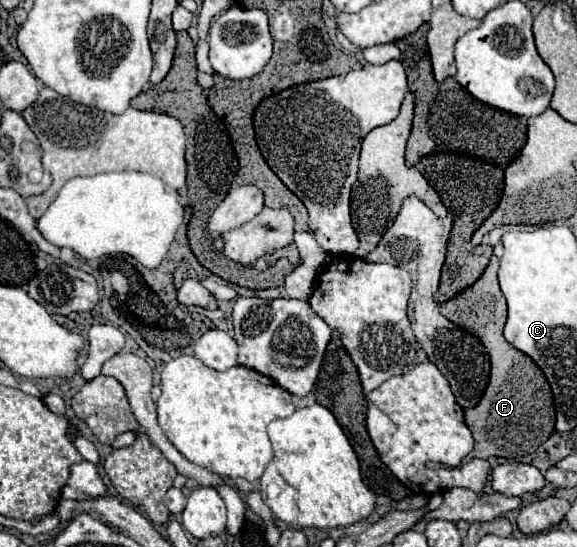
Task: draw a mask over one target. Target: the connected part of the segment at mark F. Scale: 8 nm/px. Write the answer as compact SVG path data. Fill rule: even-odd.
M492 257L482 277L456 297L440 303L440 313L456 323L458 327L474 333L490 355L490 381L478 407L466 409L466 425L474 435L476 449L469 453L464 462L474 457L522 457L534 453L554 433L556 413L552 407L550 385L540 367L522 351L514 349L502 335L506 323L506 299L500 291L497 272L500 261ZM540 405L540 407L538 407Z

